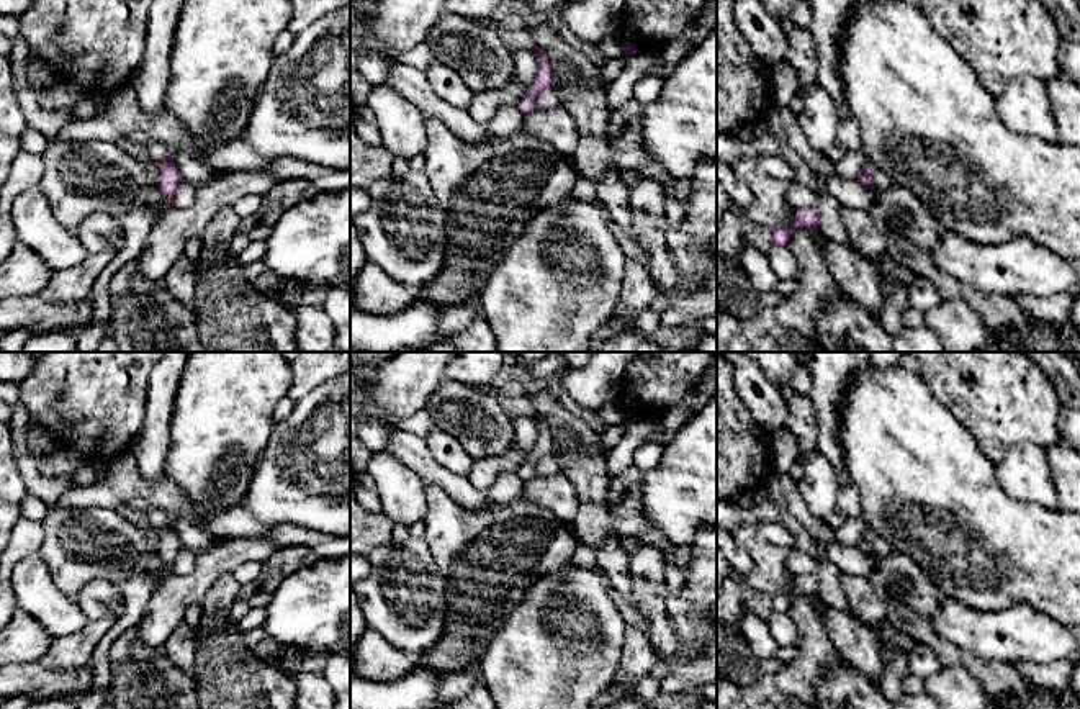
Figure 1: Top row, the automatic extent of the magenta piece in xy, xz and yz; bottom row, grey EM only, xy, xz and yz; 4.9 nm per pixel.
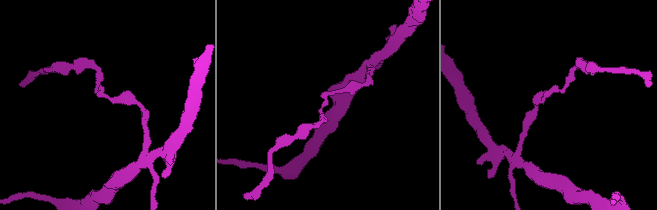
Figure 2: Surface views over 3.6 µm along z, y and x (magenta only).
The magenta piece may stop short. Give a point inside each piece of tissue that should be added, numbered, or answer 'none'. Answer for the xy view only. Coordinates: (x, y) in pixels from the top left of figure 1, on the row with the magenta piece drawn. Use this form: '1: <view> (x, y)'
none

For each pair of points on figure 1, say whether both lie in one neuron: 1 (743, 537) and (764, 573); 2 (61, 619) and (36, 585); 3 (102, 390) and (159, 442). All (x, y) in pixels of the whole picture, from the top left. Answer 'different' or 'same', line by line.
1: same
2: same
3: different

